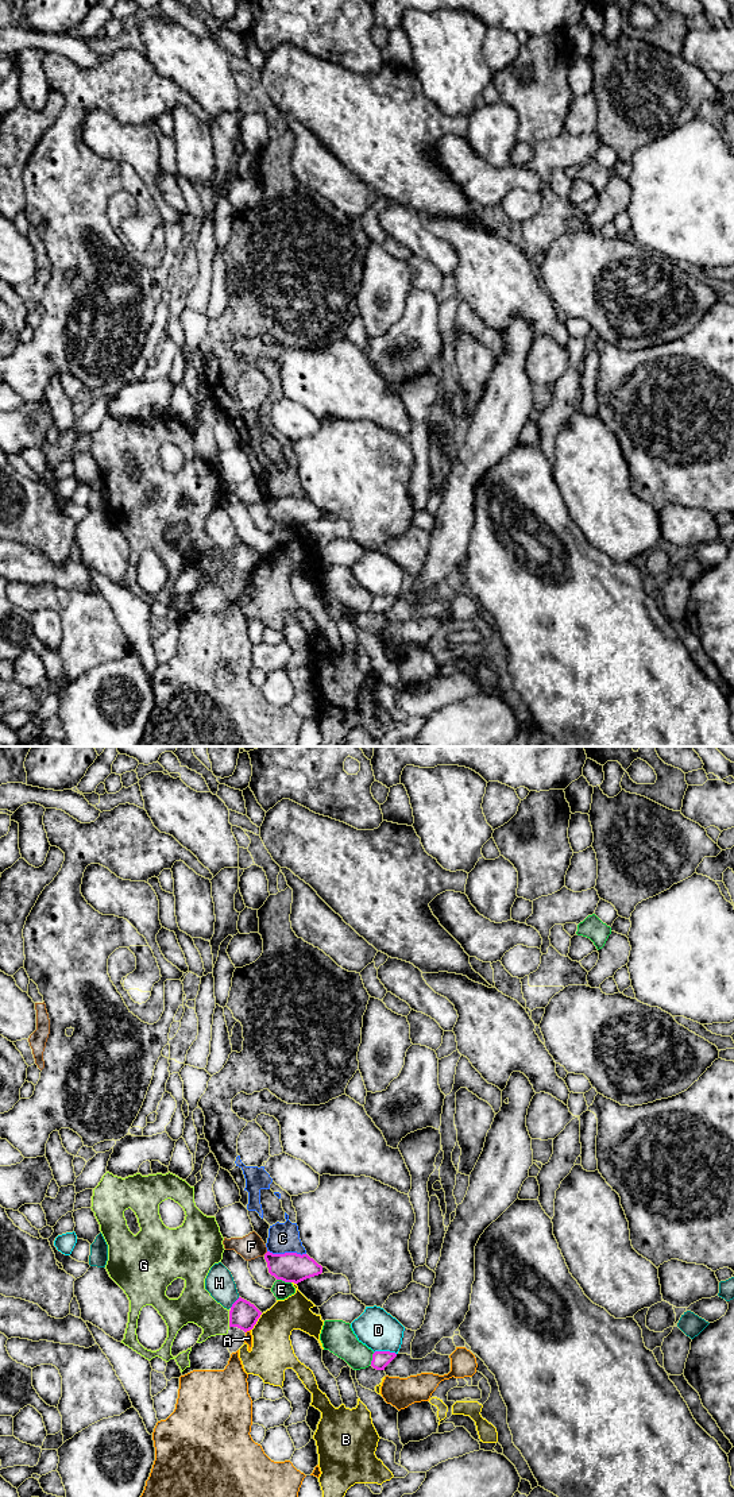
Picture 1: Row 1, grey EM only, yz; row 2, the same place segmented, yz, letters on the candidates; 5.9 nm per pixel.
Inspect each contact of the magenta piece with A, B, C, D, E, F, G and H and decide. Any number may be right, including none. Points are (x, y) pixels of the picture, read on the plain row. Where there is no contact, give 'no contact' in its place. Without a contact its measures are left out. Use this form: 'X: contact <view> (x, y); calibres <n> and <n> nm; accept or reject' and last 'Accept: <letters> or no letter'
A: contact yz (247, 574); calibres 160 and 50 nm; reject
B: contact yz (257, 564); calibres 160 and 260 nm; reject
C: contact yz (286, 497); calibres 180 and 180 nm; reject
D: contact yz (385, 595); calibres 100 and 240 nm; reject
E: contact yz (284, 524); calibres 180 and 110 nm; reject
F: contact yz (266, 497); calibres 180 and 150 nm; reject
G: contact yz (230, 563); calibres 160 and 220 nm; reject
H: contact yz (234, 547); calibres 160 and 170 nm; reject
Accept: no letter

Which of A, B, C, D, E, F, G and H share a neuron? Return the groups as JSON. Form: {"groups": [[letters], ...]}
{"groups": [["A"], ["B", "C"], ["D"], ["E"], ["F"], ["G"], ["H"]]}

